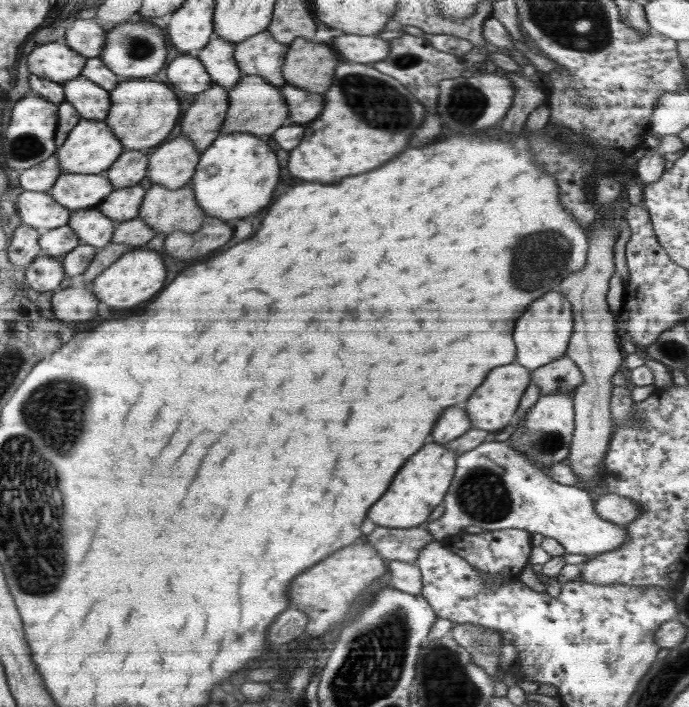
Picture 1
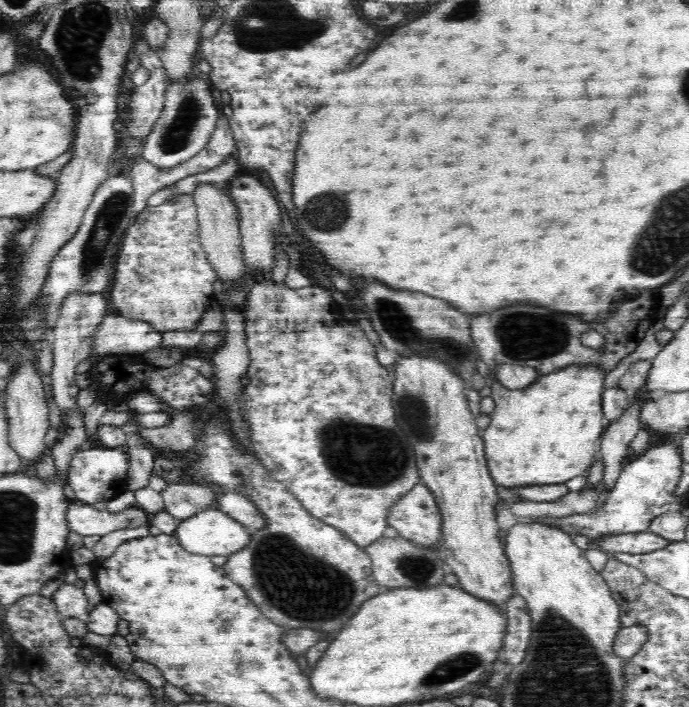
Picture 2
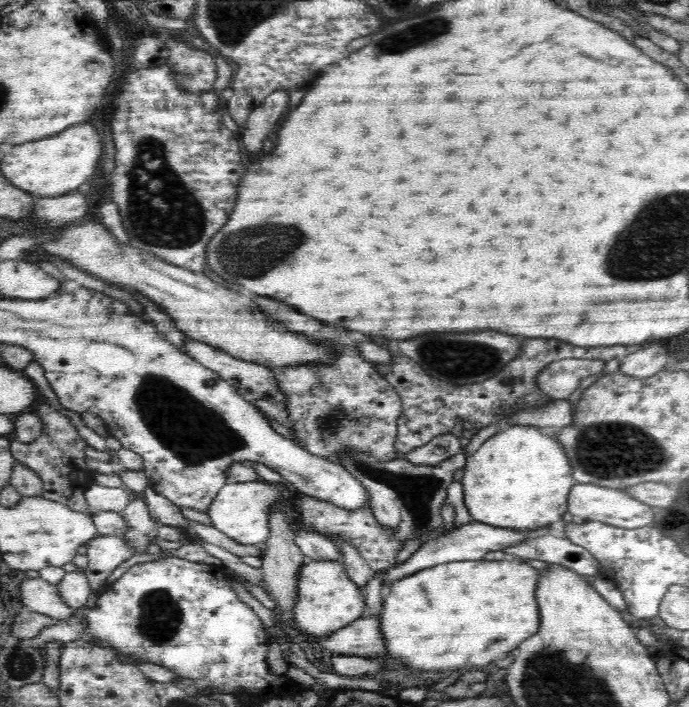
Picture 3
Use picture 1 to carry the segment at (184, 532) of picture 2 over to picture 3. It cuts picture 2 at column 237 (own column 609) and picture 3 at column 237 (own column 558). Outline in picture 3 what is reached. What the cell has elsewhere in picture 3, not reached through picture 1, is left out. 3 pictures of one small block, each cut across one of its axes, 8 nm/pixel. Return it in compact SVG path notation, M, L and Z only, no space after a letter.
M252 480L248 482L226 483L214 497L206 514L210 517L212 526L233 538L240 544L263 543L269 535L268 514L272 508L278 508L277 500L281 498L280 491L270 482Z

